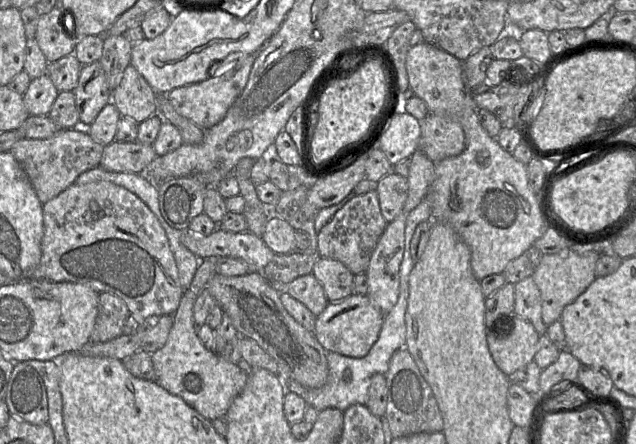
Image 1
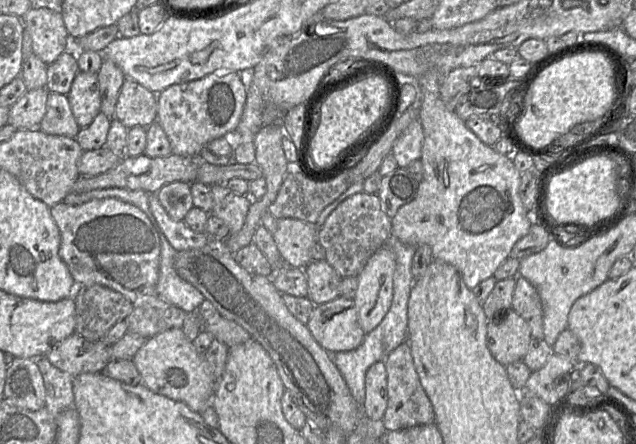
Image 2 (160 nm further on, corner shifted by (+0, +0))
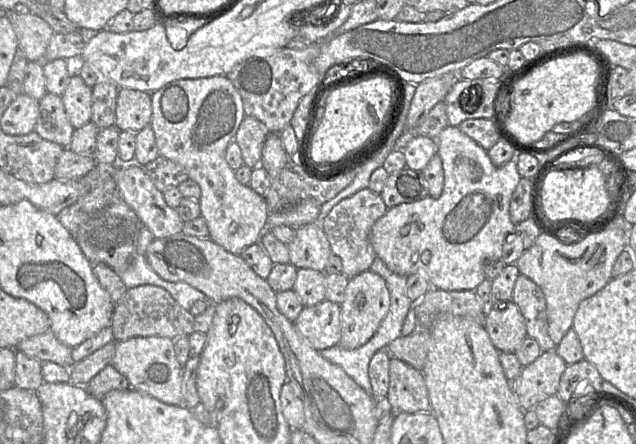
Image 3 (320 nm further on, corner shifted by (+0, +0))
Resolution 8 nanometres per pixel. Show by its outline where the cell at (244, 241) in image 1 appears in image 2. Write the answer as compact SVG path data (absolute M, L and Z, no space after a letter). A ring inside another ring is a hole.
M150 193L150 210L172 247L178 252L208 245L205 233L194 232L184 221L172 219L165 211L156 193Z

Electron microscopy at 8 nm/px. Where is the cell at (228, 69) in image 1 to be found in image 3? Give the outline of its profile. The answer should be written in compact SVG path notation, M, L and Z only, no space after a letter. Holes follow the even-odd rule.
M226 75L198 79L180 79L170 82L150 93L152 99L152 120L156 145L160 156L181 165L188 177L201 189L199 199L201 217L206 220L209 238L226 251L241 255L244 249L259 242L266 230L268 208L263 196L258 195L250 186L242 185L235 177L226 161L226 149L235 141L238 128L245 118L242 98Z

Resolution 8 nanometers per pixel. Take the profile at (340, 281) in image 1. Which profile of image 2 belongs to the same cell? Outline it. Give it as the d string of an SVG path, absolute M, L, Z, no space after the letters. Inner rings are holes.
M326 260L311 261L305 268L307 297L315 304L326 303L340 296L342 277Z

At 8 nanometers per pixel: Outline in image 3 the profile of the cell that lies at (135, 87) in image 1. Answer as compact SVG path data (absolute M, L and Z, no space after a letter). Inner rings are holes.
M120 88L117 97L115 126L120 131L137 133L152 120L151 94L140 90Z

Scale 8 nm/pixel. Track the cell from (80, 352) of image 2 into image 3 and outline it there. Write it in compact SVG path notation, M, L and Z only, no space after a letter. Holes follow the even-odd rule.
M51 331L29 337L12 349L41 363L53 362L67 369L75 363L71 355L72 348L61 343Z

